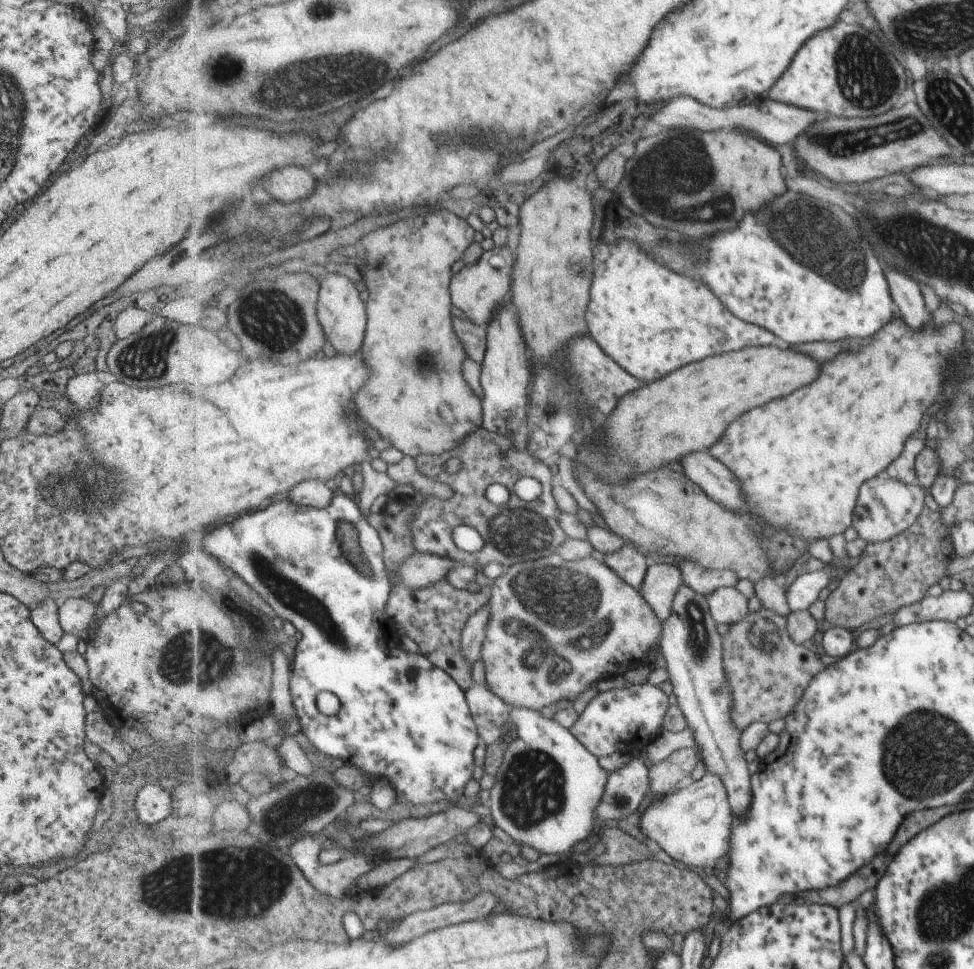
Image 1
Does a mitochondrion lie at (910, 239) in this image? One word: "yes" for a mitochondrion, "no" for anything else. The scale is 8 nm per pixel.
yes

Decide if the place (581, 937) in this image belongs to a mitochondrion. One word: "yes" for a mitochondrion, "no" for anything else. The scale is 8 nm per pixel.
no

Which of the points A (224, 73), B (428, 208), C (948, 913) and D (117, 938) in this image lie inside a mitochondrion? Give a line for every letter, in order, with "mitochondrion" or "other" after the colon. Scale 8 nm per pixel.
A: mitochondrion
B: other
C: mitochondrion
D: other

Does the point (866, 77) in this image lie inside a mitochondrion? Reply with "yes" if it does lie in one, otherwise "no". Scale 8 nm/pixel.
yes

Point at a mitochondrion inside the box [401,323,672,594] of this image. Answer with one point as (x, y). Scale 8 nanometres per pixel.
(520, 534)

